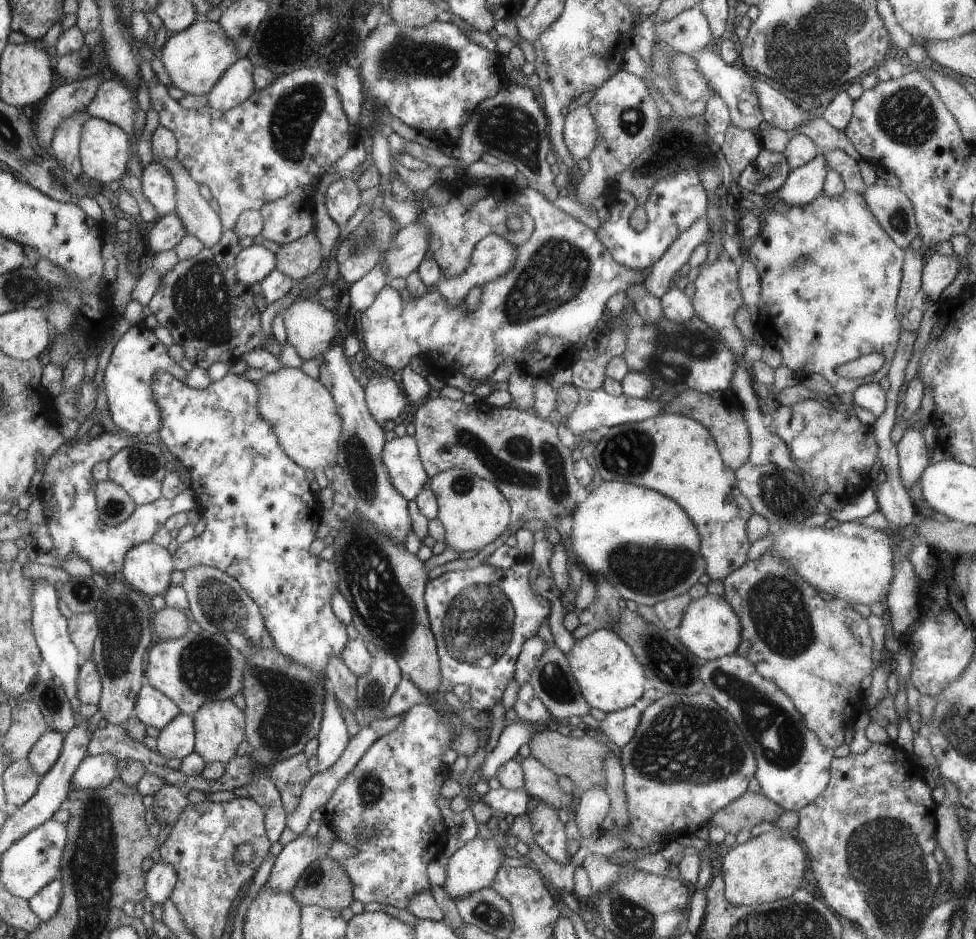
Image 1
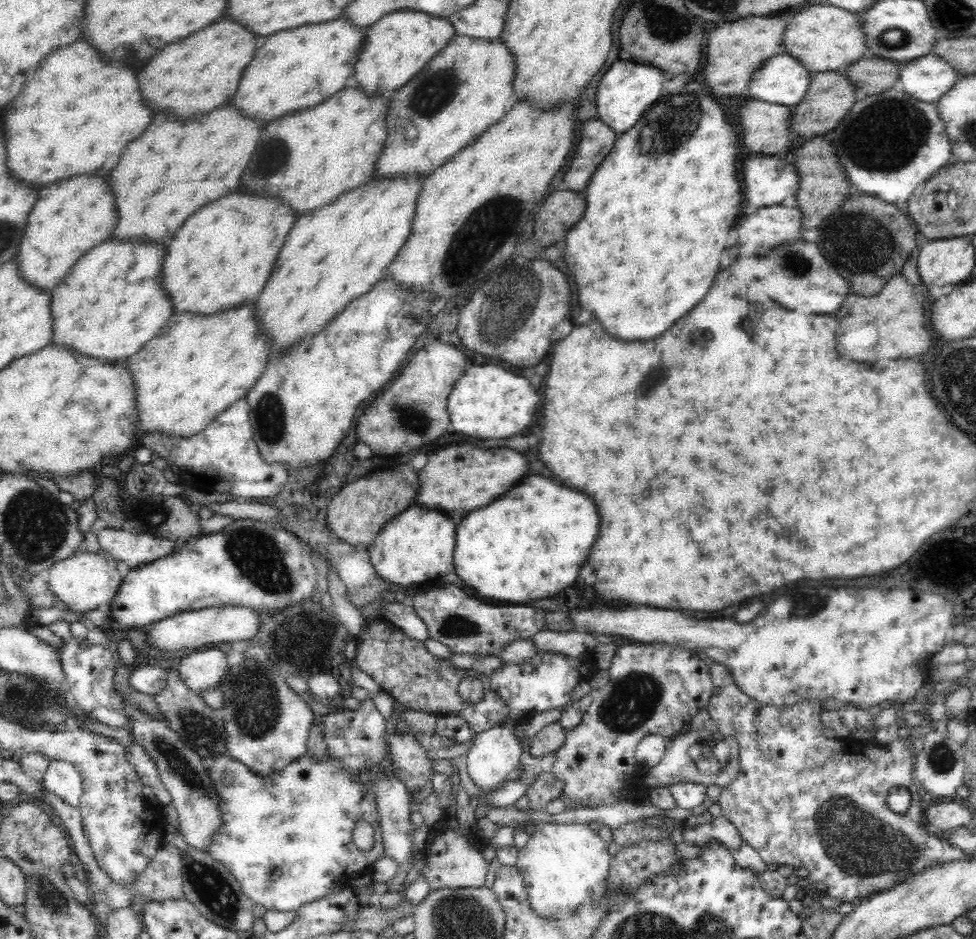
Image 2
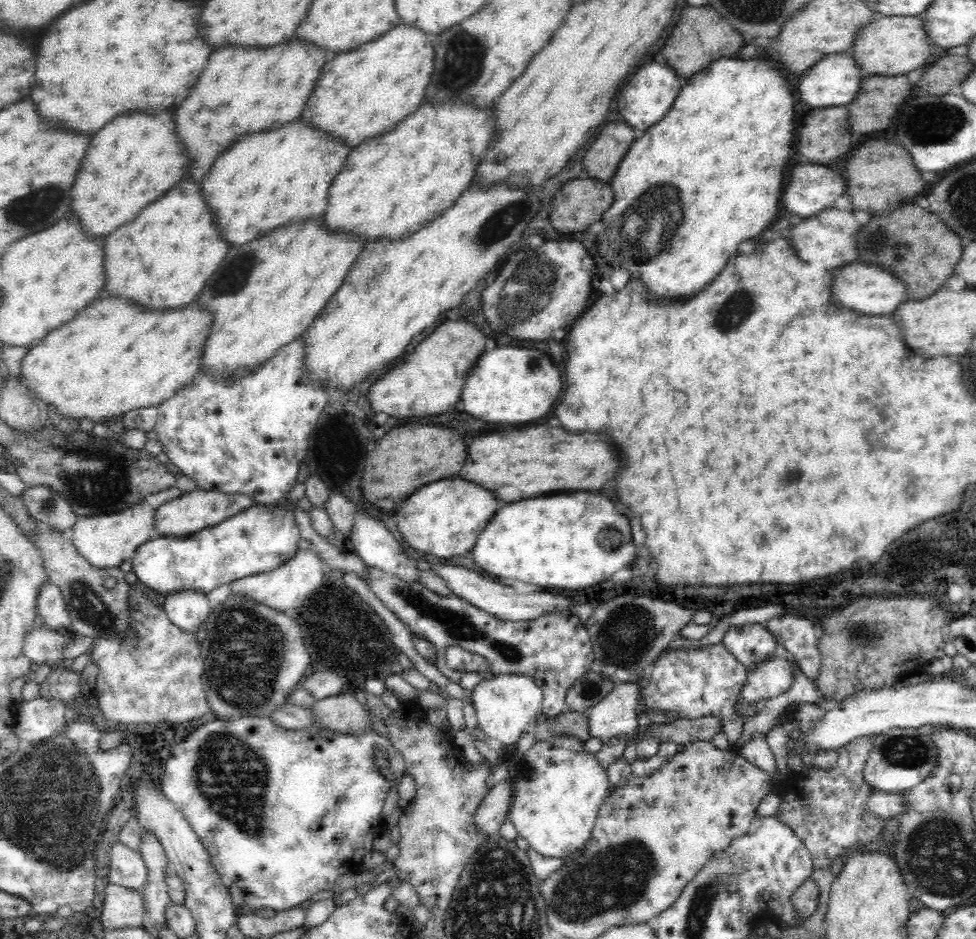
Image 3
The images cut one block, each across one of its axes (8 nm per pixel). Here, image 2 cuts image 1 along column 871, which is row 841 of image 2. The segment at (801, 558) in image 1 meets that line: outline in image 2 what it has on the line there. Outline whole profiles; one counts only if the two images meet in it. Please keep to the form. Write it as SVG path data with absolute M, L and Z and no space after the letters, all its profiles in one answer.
M543 824L519 850L517 870L521 872L529 908L543 920L563 920L578 912L582 904L600 901L606 895L611 857L607 844L586 824Z

